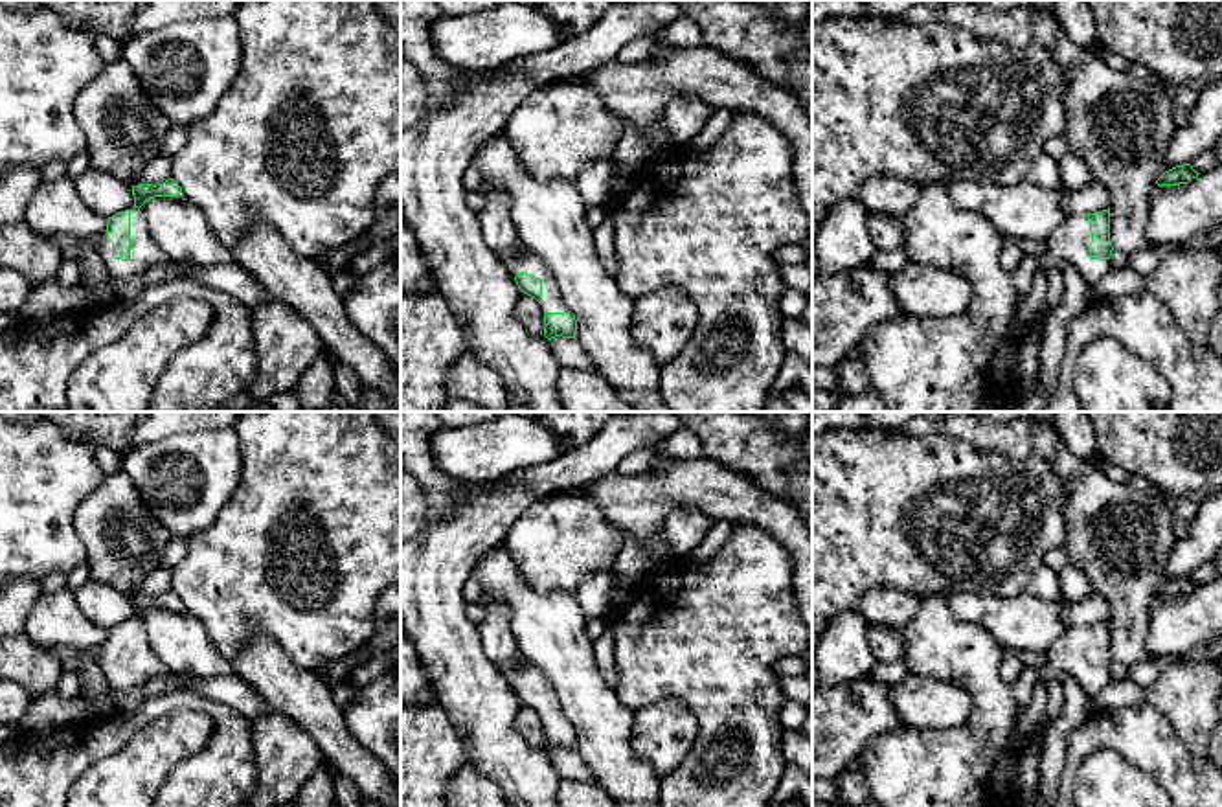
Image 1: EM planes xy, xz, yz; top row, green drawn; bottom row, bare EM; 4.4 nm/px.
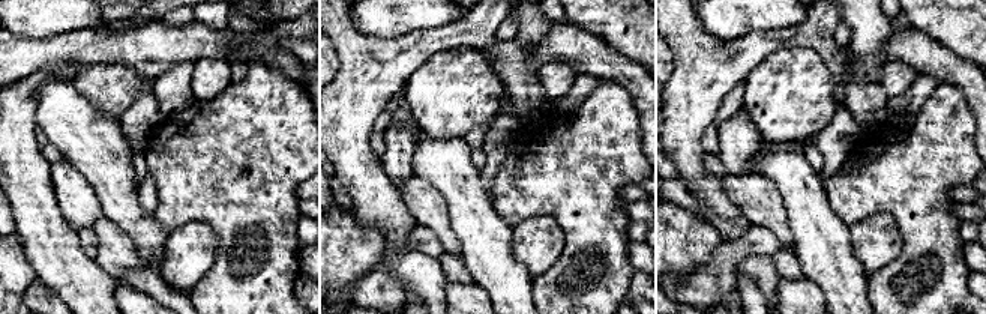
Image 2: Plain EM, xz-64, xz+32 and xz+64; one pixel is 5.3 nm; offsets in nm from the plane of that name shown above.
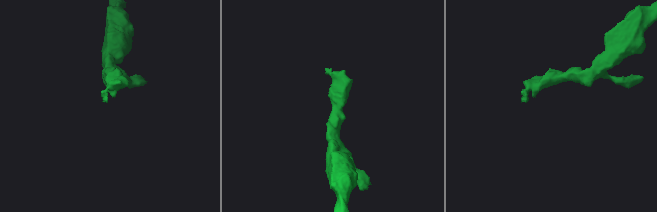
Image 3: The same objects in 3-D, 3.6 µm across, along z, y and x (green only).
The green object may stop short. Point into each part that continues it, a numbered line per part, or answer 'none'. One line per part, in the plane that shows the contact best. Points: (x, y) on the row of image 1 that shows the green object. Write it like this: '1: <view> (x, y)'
1: xy (146, 254)

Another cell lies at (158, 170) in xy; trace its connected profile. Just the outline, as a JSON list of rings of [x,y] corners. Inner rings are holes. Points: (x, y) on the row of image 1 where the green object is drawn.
[[[160,154],[151,160],[130,182],[130,186],[138,184],[162,184],[169,180],[173,175],[173,160],[171,154]]]

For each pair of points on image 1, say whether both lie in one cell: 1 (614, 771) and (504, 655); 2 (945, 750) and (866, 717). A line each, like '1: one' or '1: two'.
1: two
2: two

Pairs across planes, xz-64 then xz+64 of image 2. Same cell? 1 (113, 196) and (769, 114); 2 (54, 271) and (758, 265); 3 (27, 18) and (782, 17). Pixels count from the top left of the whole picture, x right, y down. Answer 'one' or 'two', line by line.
1: two
2: one
3: one

